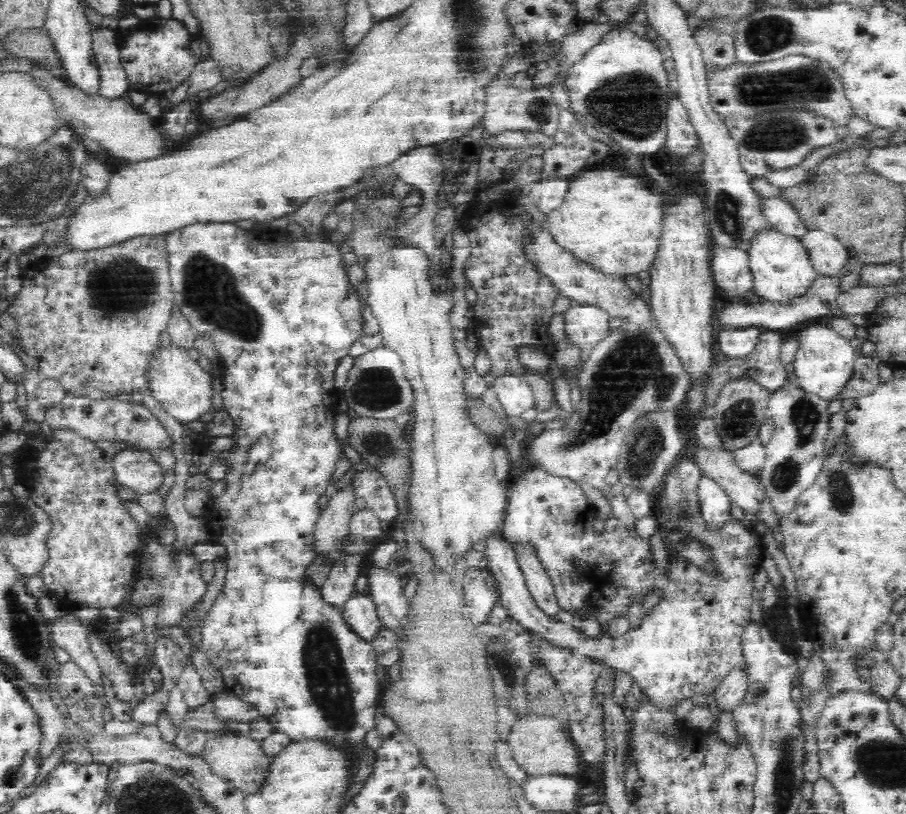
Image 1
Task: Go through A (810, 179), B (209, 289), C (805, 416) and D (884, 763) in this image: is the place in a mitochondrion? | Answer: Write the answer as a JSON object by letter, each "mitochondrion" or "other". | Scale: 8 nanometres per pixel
{"A":"other","B":"mitochondrion","C":"mitochondrion","D":"mitochondrion"}

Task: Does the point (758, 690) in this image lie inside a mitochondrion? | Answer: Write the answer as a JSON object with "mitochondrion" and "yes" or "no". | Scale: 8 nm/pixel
{"mitochondrion":"yes"}

